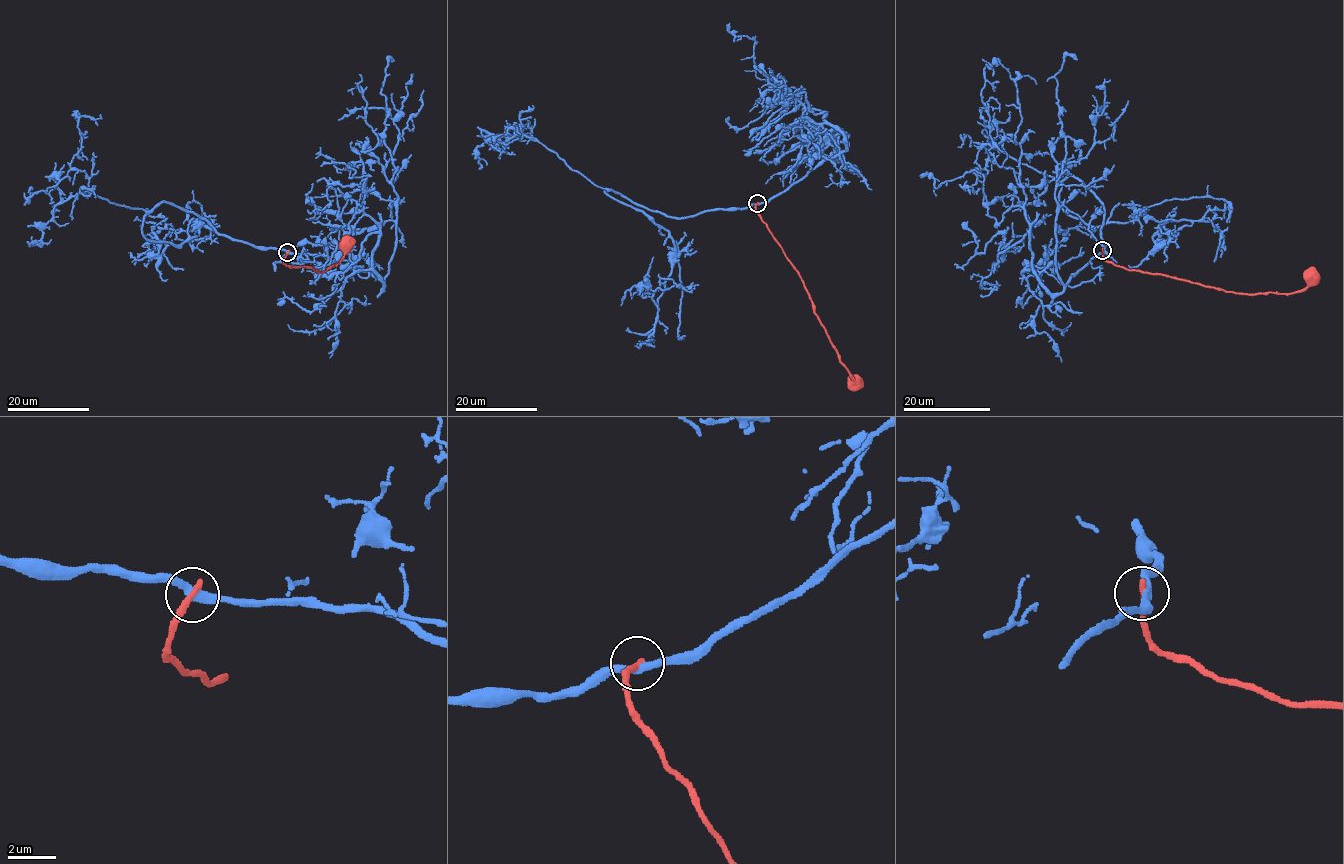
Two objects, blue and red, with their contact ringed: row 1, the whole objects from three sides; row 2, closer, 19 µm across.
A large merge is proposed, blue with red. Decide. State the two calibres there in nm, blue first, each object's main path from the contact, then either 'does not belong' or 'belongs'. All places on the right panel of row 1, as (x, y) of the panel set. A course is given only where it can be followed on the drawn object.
calibres 320 and 320 nm; course blue (1103, 250), (1102, 203), (1068, 176), (1059, 204), (1087, 225), (1192, 223), (1163, 244), (1153, 236), (1176, 206); course red (1102, 250), (1106, 260), (1126, 269), (1157, 273), (1236, 293), (1291, 294), (1307, 286), (1307, 276), (1312, 276); does not belong

